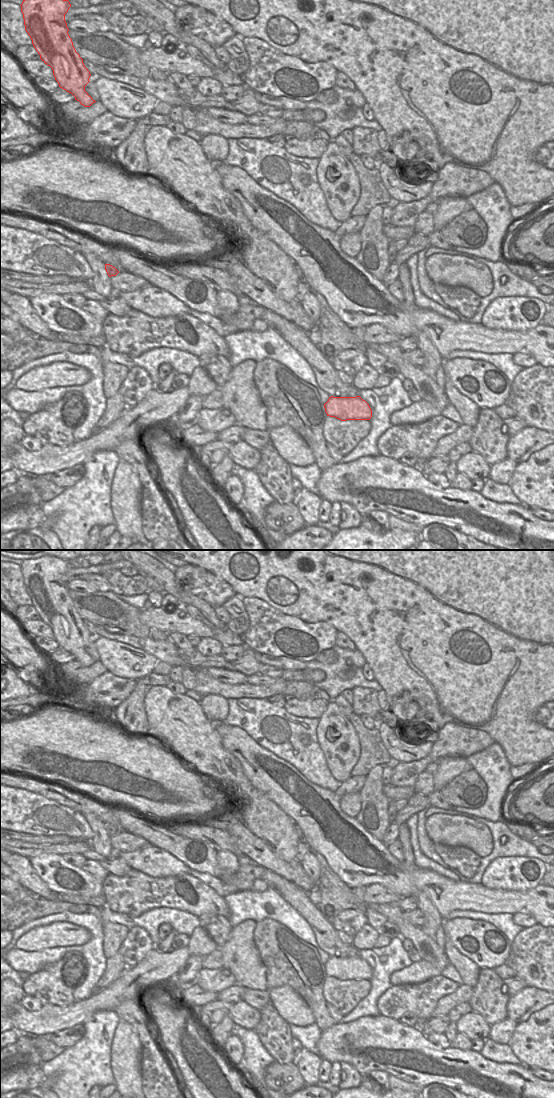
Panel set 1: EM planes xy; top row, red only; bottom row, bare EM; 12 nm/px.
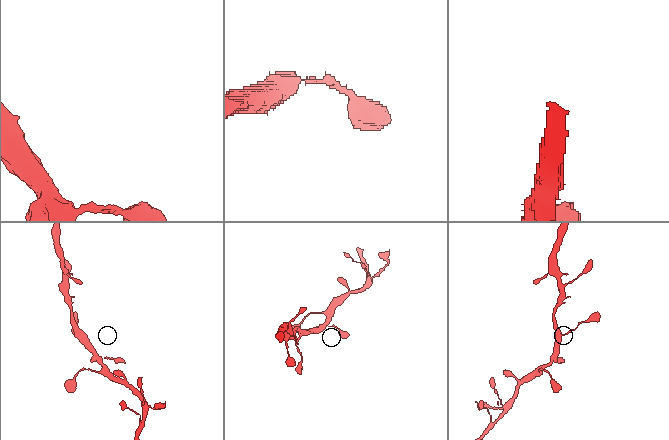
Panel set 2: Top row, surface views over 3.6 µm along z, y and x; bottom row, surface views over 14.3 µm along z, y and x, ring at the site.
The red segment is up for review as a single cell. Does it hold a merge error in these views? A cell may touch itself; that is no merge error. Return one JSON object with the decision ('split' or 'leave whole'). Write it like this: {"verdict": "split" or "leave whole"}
{"verdict": "leave whole"}

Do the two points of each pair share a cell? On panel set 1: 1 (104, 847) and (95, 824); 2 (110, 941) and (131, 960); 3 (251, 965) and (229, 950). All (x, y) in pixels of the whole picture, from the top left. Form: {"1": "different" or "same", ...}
{"1": "same", "2": "different", "3": "same"}

